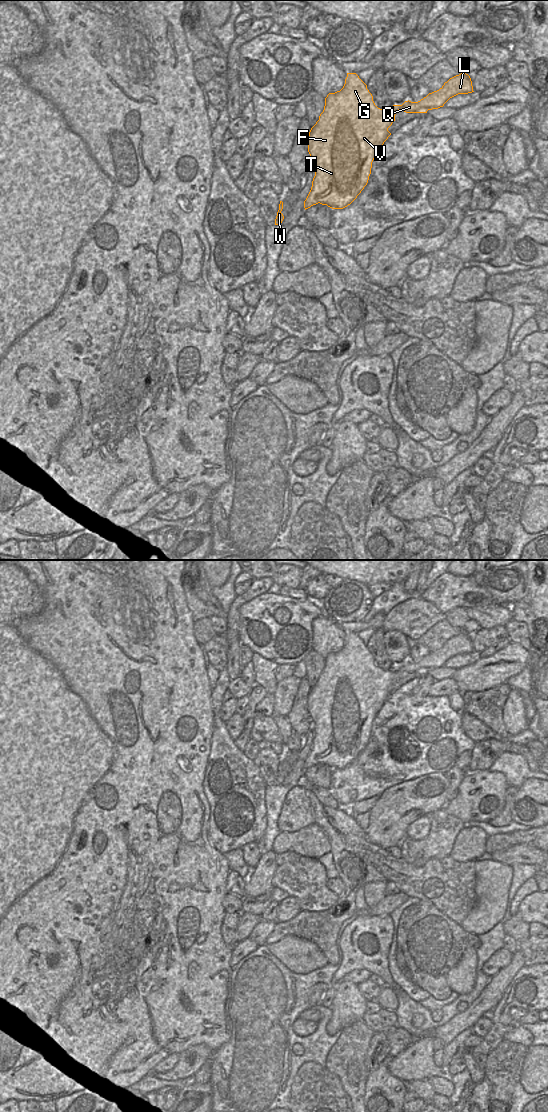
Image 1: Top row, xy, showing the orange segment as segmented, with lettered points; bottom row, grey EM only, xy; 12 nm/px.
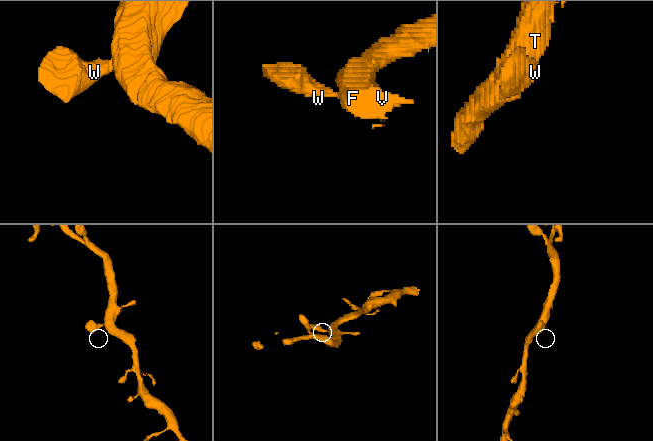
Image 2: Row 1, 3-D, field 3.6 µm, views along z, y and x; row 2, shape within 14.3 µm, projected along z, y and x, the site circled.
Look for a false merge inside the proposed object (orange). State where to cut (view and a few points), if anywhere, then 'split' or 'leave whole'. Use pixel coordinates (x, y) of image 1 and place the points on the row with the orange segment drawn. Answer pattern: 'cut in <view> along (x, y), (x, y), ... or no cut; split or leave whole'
no cut; leave whole

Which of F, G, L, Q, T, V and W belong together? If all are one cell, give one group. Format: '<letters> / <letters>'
F G L Q T V W

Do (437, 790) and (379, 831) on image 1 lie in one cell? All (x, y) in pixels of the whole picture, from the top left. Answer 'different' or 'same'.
same

